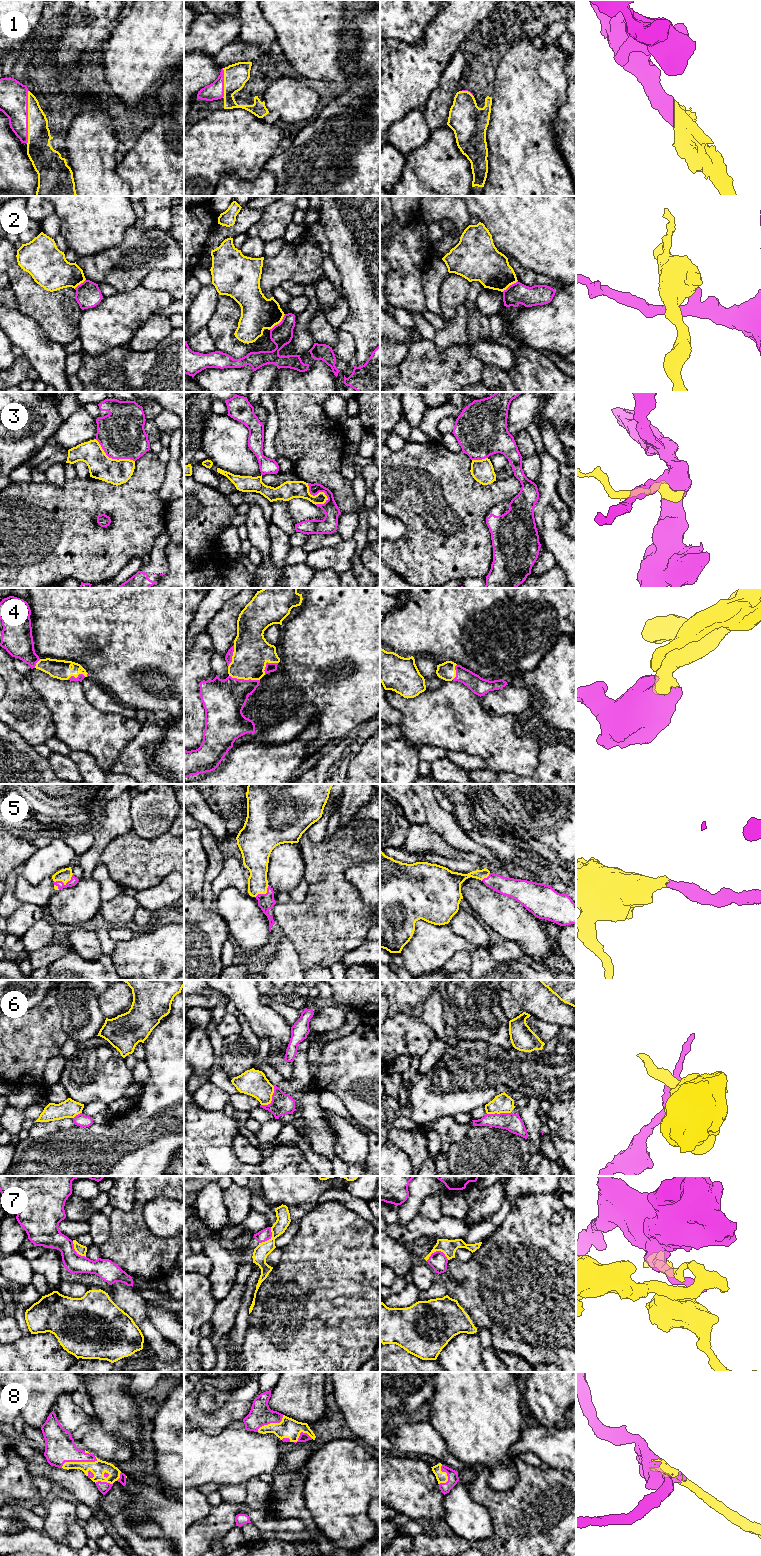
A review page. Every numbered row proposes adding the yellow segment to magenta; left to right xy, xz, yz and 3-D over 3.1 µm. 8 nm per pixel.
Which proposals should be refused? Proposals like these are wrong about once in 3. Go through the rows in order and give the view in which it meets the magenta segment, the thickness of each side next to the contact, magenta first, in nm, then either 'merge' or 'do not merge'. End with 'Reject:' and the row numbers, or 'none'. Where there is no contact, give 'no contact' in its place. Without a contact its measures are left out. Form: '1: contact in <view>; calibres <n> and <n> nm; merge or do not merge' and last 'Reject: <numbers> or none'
1: contact in xy; calibres 220 and 190 nm; merge
2: contact in xz; calibres 180 and 280 nm; do not merge
3: contact in xz; calibres 120 and 150 nm; do not merge
4: contact in xz; calibres 340 and 280 nm; merge
5: contact in xy; calibres 70 and 110 nm; merge
6: contact in xz; calibres 170 and 220 nm; do not merge
7: contact in yz; calibres 150 and 120 nm; do not merge
8: contact in xy; calibres 240 and 120 nm; merge
Reject: 2, 3, 6, 7

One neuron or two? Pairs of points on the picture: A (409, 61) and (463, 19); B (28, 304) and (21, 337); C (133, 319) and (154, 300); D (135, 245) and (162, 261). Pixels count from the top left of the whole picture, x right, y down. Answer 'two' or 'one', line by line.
A: one
B: two
C: one
D: one

